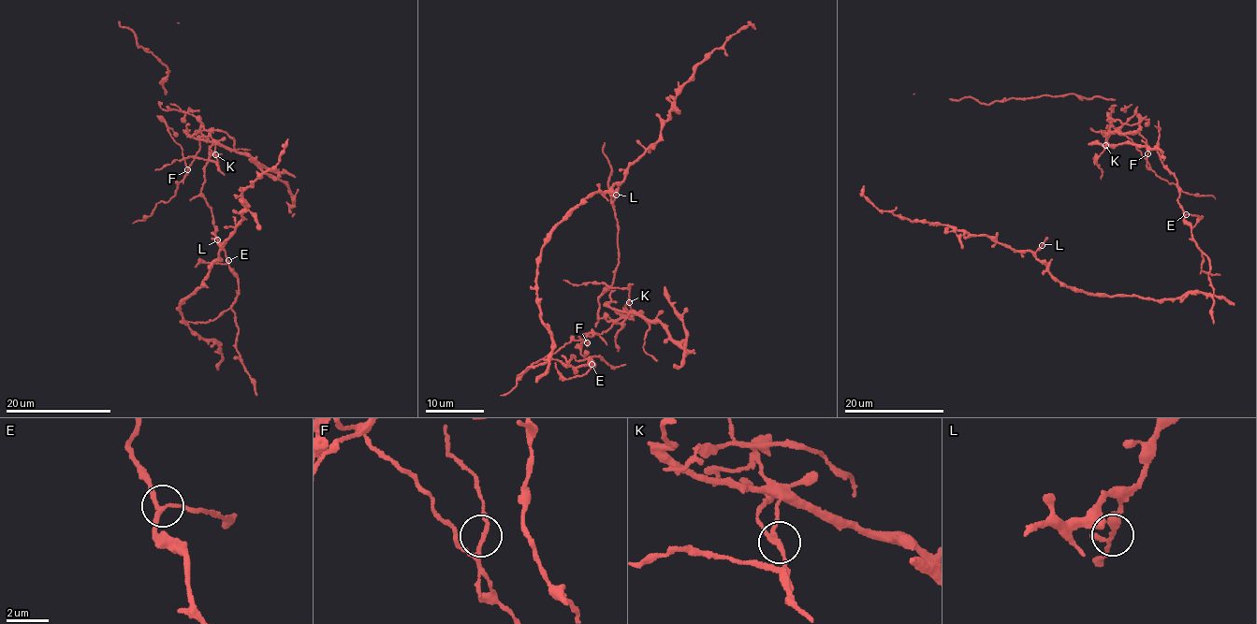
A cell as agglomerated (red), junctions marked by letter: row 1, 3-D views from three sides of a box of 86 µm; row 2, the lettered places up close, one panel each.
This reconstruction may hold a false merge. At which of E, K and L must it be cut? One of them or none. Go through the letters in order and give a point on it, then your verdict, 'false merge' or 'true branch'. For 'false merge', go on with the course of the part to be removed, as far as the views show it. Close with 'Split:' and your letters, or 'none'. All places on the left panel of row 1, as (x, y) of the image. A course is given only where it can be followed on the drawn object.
E: at (228, 260); true branch
K: at (215, 154); false merge; foreign part runs (215, 155), (215, 141), (210, 136), (201, 137), (200, 147), (169, 202), (157, 204), (144, 221), (133, 223)
L: at (217, 239); true branch
Split: K

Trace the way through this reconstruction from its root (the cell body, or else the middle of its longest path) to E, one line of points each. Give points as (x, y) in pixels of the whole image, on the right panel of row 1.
E: (1190, 225), (1184, 220), (1186, 214)

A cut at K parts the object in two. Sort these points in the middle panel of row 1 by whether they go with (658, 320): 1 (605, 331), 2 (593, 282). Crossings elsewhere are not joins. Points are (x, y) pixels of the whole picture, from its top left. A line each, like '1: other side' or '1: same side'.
1: same side
2: same side

